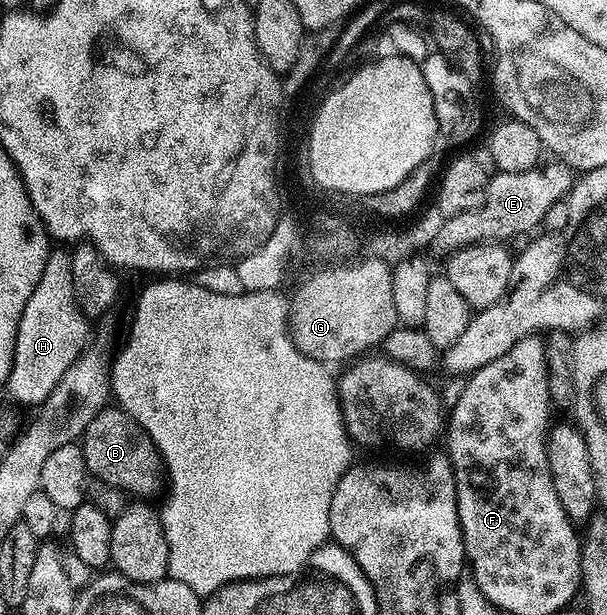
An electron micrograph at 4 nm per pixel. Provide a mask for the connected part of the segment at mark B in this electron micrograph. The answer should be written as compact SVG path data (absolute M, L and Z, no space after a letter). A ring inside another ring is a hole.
M102 408L83 431L81 447L87 471L94 479L107 480L114 488L135 498L151 498L147 496L155 496L159 491L164 491L165 465L159 447L151 441L145 429L122 408Z

